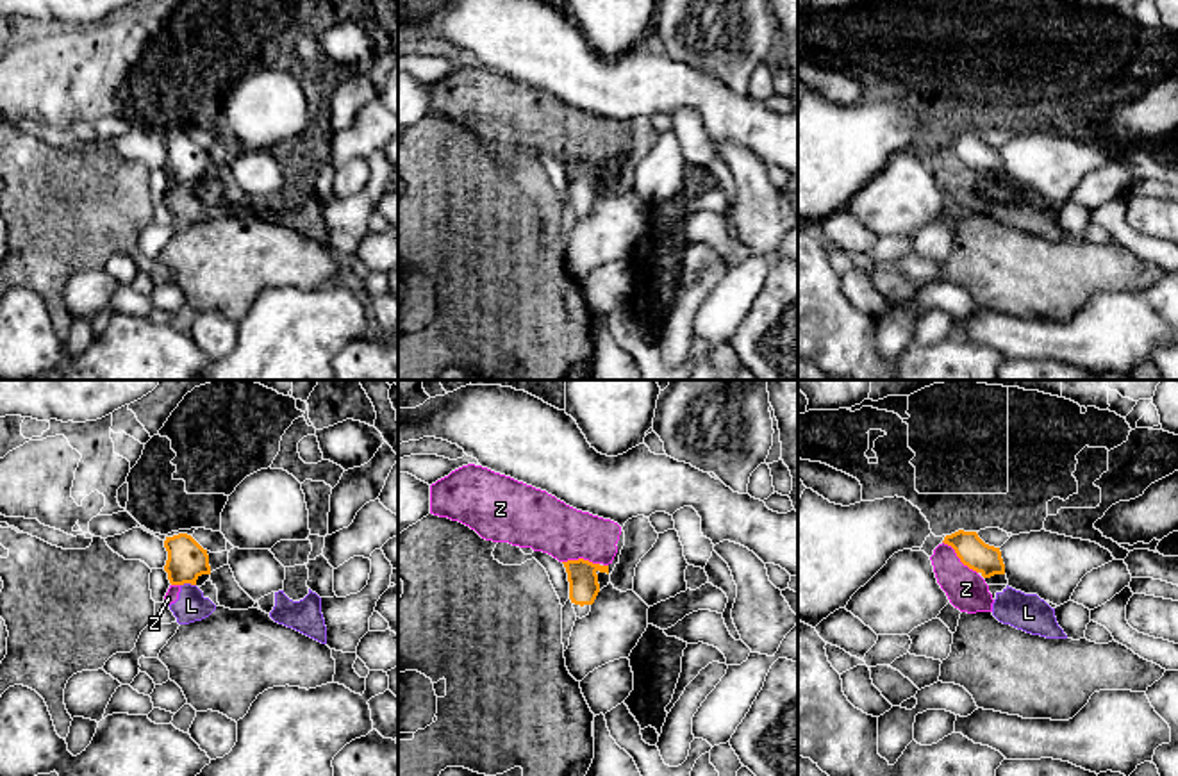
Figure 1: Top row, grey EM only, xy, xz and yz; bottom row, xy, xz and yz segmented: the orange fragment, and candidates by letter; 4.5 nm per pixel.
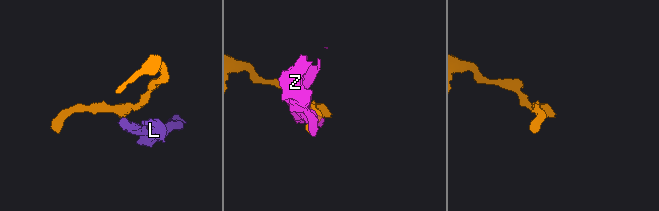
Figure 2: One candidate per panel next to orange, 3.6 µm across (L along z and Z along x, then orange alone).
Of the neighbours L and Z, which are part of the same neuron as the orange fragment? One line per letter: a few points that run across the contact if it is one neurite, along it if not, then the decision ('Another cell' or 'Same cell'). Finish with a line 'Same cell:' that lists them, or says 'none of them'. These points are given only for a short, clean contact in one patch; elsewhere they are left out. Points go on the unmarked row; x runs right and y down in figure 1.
L: Line: xy (195, 184), (181, 186). Another cell
Z: Another cell
Same cell: none of them

